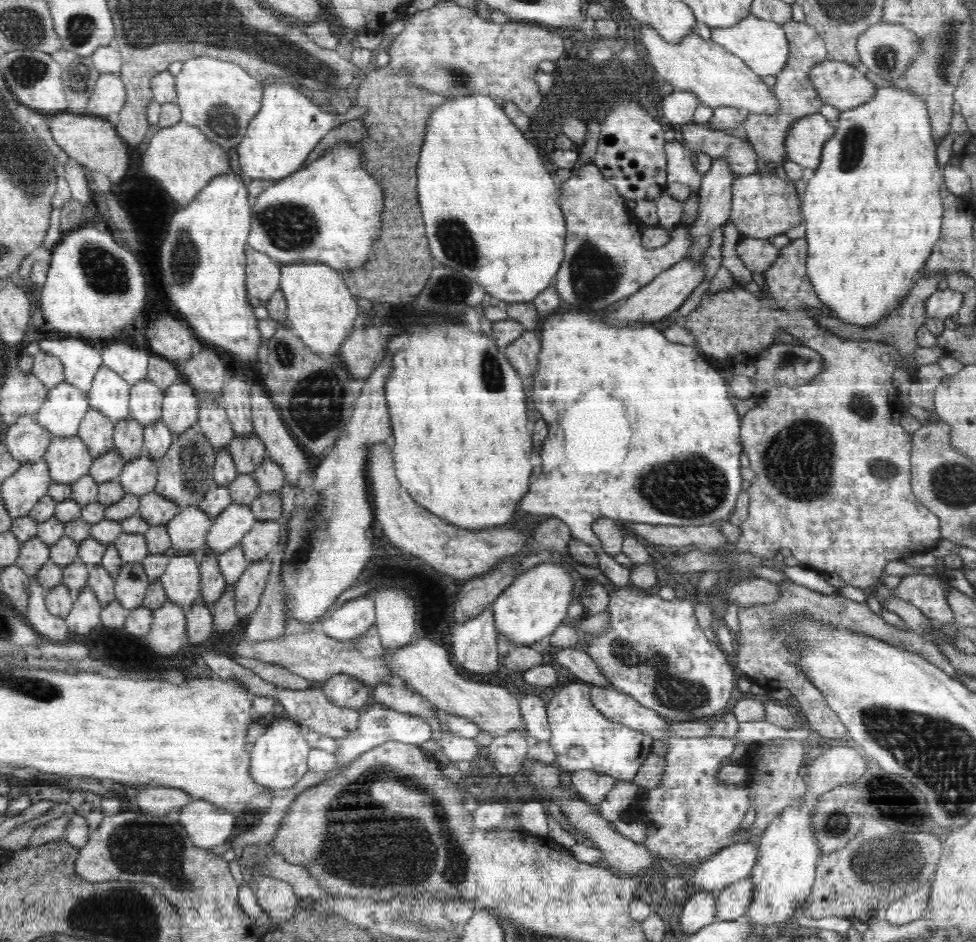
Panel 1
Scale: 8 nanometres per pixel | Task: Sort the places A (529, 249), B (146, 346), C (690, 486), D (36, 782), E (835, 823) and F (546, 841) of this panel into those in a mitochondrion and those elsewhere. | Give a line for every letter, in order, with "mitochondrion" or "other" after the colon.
A: other
B: other
C: mitochondrion
D: other
E: mitochondrion
F: other

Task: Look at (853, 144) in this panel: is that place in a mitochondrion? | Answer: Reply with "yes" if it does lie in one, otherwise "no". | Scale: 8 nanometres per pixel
yes

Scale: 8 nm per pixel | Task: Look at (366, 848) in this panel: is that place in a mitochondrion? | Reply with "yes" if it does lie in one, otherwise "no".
yes

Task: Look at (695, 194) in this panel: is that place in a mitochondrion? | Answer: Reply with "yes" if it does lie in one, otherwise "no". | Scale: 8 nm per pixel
no

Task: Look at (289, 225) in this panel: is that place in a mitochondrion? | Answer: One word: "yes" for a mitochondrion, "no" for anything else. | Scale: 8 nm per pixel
yes

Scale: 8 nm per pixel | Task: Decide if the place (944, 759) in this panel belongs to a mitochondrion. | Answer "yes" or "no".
yes

